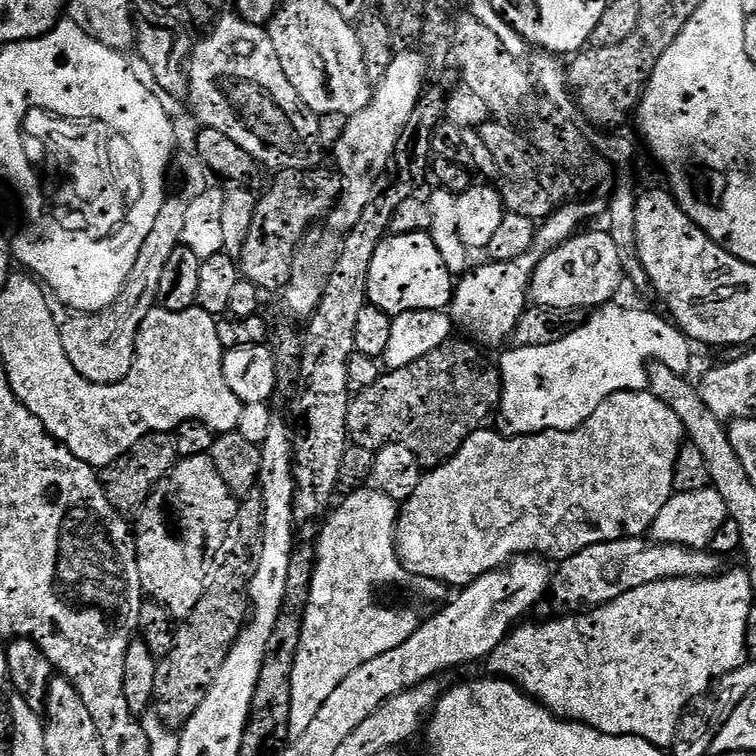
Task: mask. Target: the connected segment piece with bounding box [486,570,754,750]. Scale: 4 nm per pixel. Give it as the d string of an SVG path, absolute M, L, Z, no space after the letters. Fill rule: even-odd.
M747 571L728 572L715 576L705 576L702 580L663 580L650 582L650 586L638 586L638 590L630 590L630 594L622 594L622 598L614 598L614 602L603 604L601 608L585 610L579 614L564 614L561 620L548 620L545 624L521 623L508 633L508 637L489 654L486 667L489 673L497 677L510 680L523 688L533 700L539 700L545 708L552 711L553 716L565 720L574 720L578 724L585 724L605 732L607 736L637 736L655 744L657 748L671 749L679 730L680 719L688 711L692 701L699 700L705 695L708 687L715 685L727 672L733 672L745 663L748 653L748 626L753 619L752 588L754 582L749 578Z

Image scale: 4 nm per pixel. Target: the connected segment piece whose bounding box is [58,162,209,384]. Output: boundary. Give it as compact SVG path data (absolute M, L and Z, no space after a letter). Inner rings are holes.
M199 163L179 164L171 173L170 191L164 197L164 205L150 234L146 234L146 242L142 242L142 250L138 250L138 262L134 262L134 270L130 270L130 278L126 278L122 294L101 312L83 313L84 324L80 324L81 317L76 314L68 314L65 320L63 317L59 321L62 350L66 350L66 358L70 358L74 370L78 370L78 374L82 374L82 378L86 378L90 384L117 384L126 378L126 374L130 374L130 366L134 366L136 357L138 330L146 314L150 314L150 310L158 304L162 270L166 270L170 254L181 247L186 209L194 198L198 198L209 187L209 177Z

